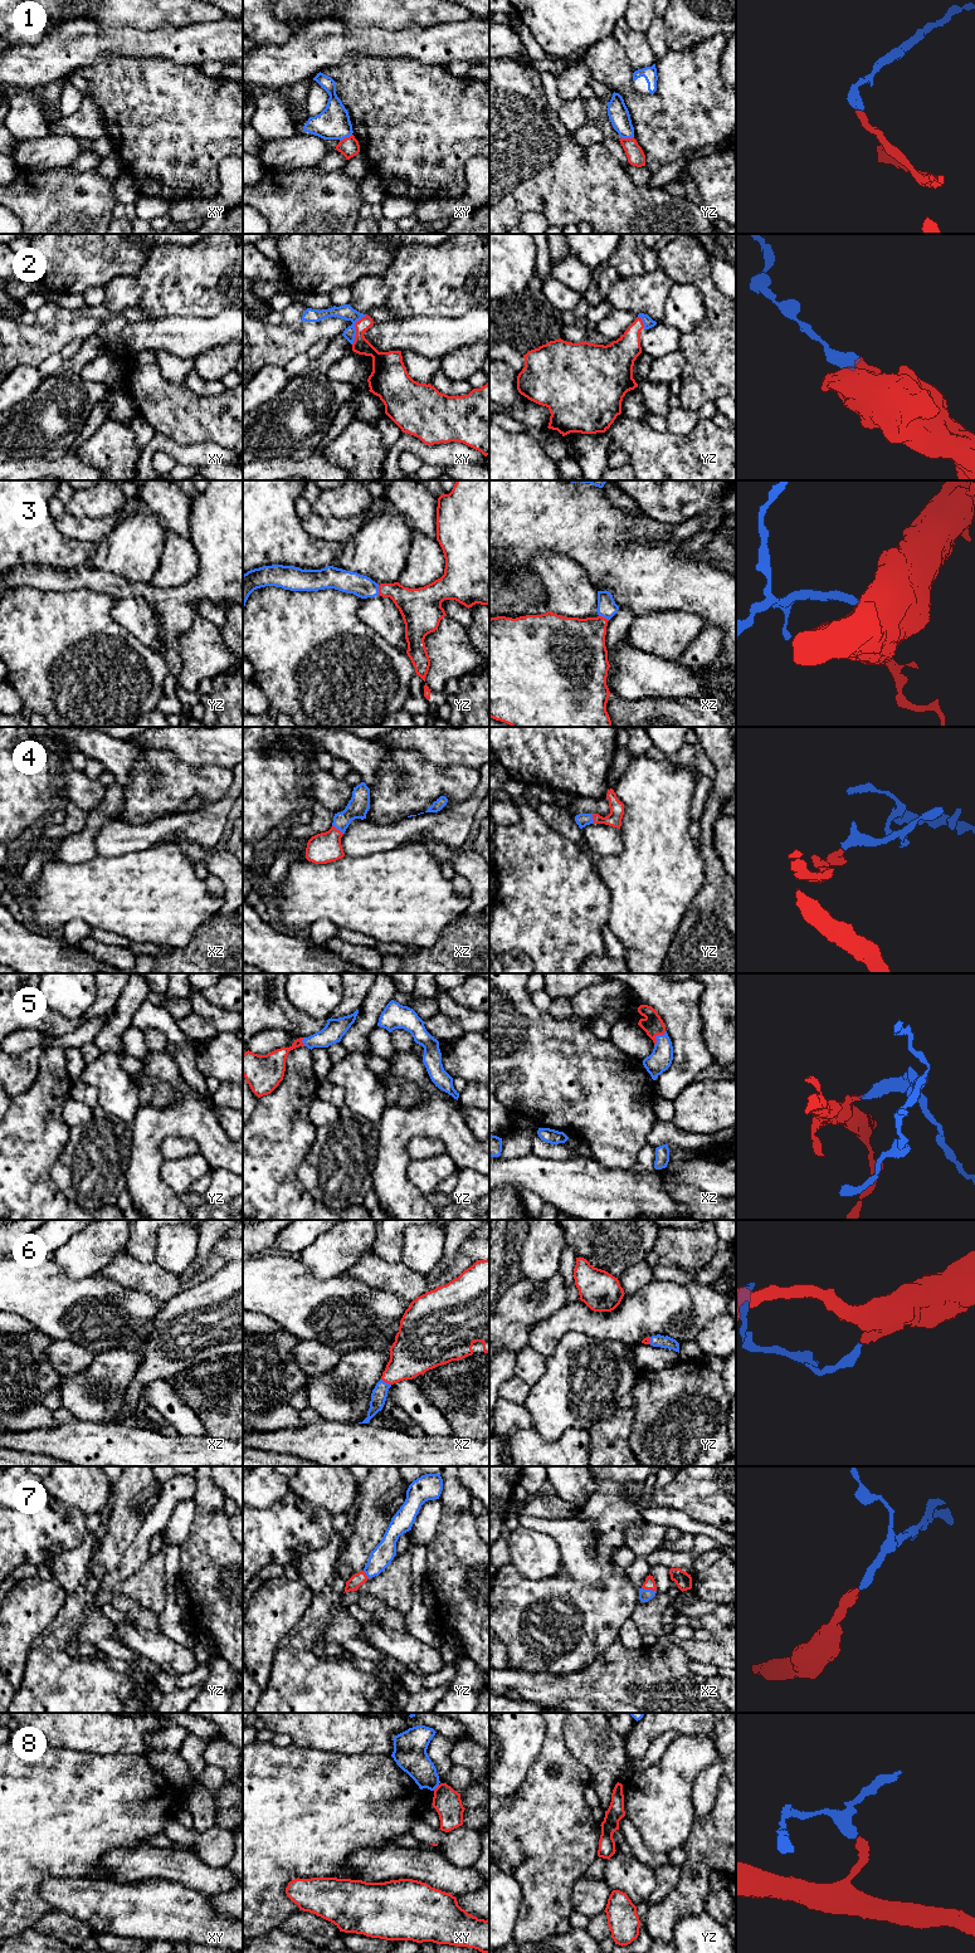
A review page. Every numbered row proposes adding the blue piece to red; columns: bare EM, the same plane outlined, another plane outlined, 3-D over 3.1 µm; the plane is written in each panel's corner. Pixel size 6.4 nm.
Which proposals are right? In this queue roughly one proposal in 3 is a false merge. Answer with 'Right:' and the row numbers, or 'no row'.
Right: 2, 3, 4, 5, 6, 7

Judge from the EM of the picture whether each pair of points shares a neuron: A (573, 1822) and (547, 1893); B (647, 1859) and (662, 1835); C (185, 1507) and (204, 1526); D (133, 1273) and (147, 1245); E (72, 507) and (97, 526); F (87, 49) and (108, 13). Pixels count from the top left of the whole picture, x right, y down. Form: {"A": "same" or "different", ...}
{"A": "same", "B": "different", "C": "different", "D": "different", "E": "different", "F": "different"}

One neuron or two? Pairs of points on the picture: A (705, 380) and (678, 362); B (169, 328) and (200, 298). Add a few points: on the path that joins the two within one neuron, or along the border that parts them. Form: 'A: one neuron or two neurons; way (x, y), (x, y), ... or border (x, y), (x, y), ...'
A: two neurons; border (679, 348), (685, 359), (685, 367), (678, 377)
B: two neurons; border (211, 317), (164, 316), (152, 320)

